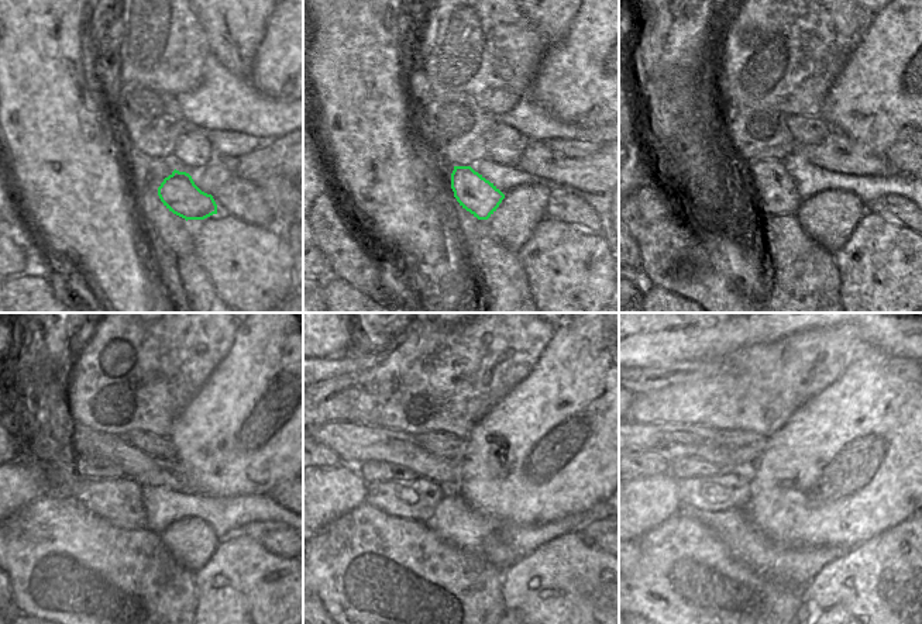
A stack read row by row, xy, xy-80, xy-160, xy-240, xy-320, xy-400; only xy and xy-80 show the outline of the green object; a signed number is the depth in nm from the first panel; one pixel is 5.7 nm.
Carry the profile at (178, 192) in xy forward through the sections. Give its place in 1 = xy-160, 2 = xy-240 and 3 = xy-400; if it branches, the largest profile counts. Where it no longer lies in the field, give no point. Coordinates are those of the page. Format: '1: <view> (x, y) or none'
1: xy-160 (774, 190)
2: xy-240 (119, 502)
3: xy-400 (729, 492)

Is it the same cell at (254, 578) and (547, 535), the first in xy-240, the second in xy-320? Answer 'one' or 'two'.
two

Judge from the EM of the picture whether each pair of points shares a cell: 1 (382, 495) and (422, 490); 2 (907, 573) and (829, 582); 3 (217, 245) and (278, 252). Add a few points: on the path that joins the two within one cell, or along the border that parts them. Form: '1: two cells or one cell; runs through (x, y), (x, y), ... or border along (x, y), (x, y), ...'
1: one cell; runs through (392, 495), (412, 495)
2: one cell; runs through (887, 582), (849, 582)
3: one cell; runs through (233, 252), (262, 252)

